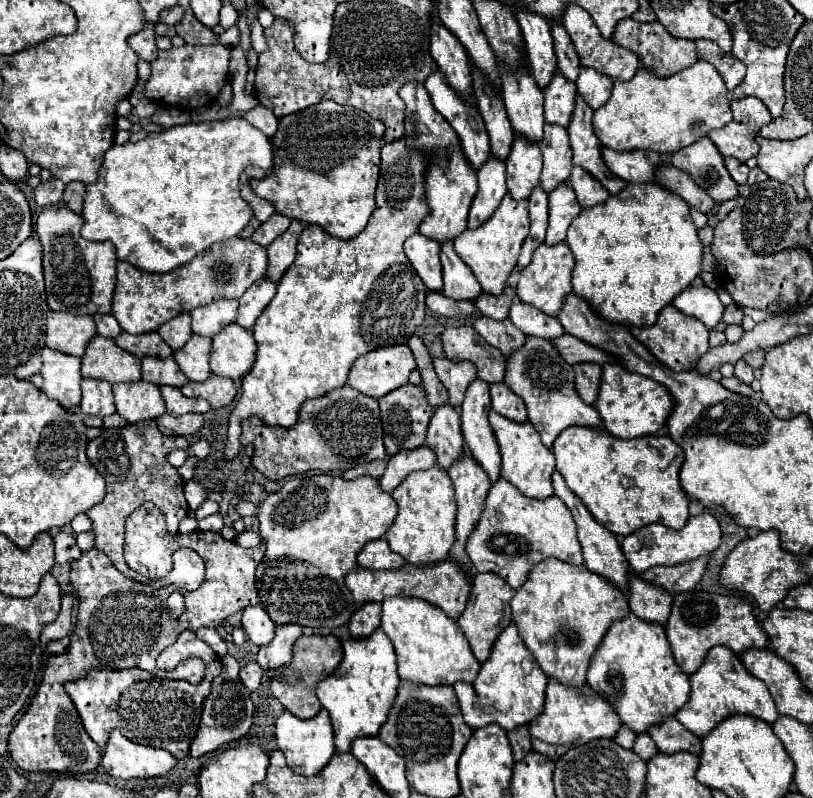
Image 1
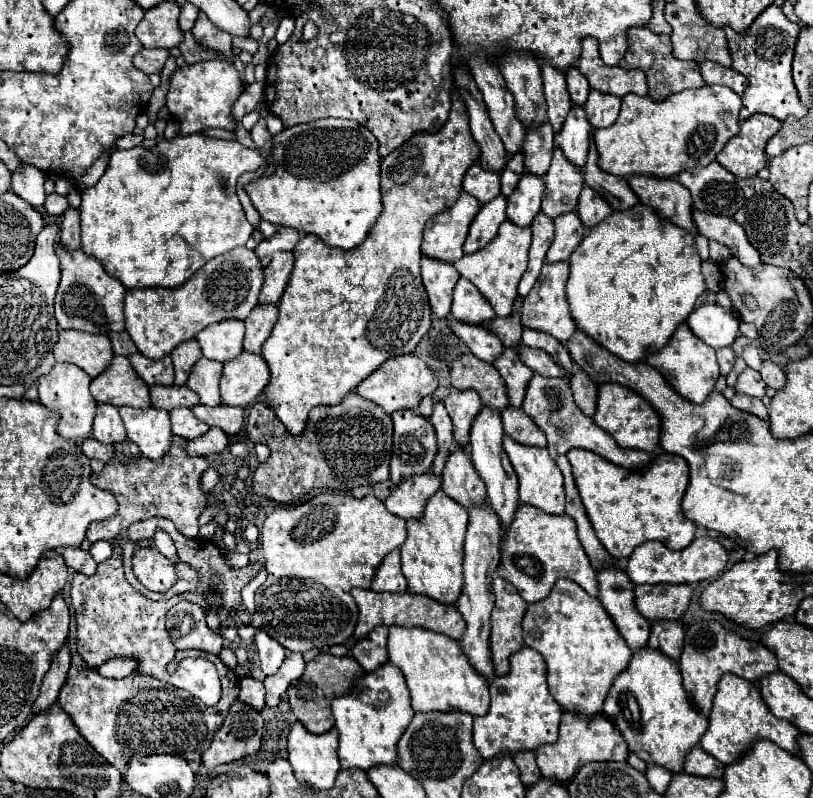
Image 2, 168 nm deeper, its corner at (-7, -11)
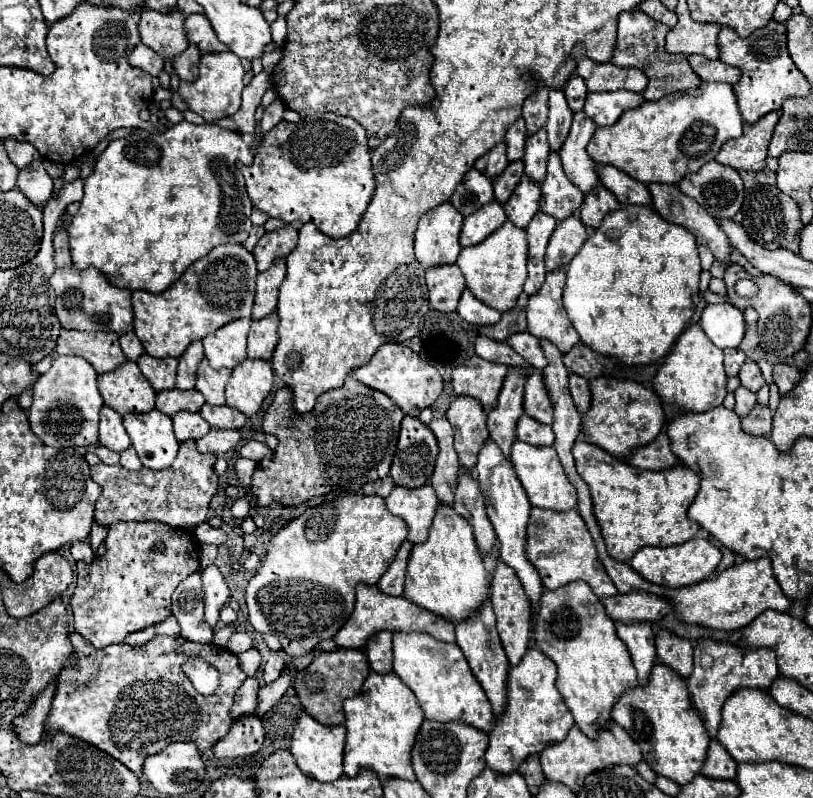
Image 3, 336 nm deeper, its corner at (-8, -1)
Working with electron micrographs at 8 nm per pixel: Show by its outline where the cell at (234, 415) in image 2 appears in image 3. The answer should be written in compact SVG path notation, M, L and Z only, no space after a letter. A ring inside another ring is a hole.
M203 404L199 414L213 426L213 428L233 428L233 430L241 430L247 416L231 406L211 406L211 404Z

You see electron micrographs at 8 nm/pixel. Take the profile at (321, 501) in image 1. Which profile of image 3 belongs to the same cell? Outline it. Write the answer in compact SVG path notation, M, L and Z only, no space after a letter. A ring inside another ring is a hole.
M349 494L307 508L299 518L289 520L269 540L267 556L247 586L249 622L257 632L271 632L291 656L303 656L321 640L333 638L355 608L355 586L359 582L377 584L385 568L395 558L395 550L407 538L407 524L385 508L379 496Z

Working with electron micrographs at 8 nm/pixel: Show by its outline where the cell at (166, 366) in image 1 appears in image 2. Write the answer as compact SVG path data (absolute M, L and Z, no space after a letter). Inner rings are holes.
M152 386L150 388L152 406L160 410L174 410L174 408L194 408L198 406L198 396L188 386Z

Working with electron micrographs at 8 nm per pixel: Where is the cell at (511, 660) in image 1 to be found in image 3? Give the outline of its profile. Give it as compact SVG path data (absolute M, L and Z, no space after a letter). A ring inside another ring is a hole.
M529 648L523 660L509 670L507 678L507 704L499 716L495 716L489 732L489 746L485 752L487 766L495 772L509 774L519 768L519 762L529 754L539 754L545 746L561 742L569 728L575 724L561 694L555 688L557 666L541 650Z

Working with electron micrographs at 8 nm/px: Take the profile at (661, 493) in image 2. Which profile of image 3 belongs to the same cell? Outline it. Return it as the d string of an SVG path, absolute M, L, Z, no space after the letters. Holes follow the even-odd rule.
M585 440L573 444L573 458L579 476L591 490L593 512L611 558L629 562L641 546L683 544L699 530L699 524L687 518L687 508L699 492L699 474L687 464L679 462L667 470L639 470Z

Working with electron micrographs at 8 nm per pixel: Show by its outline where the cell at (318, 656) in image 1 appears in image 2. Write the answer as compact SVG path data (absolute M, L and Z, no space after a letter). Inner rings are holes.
M320 654L318 658L314 658L312 662L306 664L304 674L298 680L294 680L294 684L288 690L288 702L292 706L292 712L310 732L314 732L314 734L328 732L334 726L330 702L338 696L346 696L350 686L354 684L354 680L358 680L362 676L364 676L364 668L352 656L336 658L332 654Z

